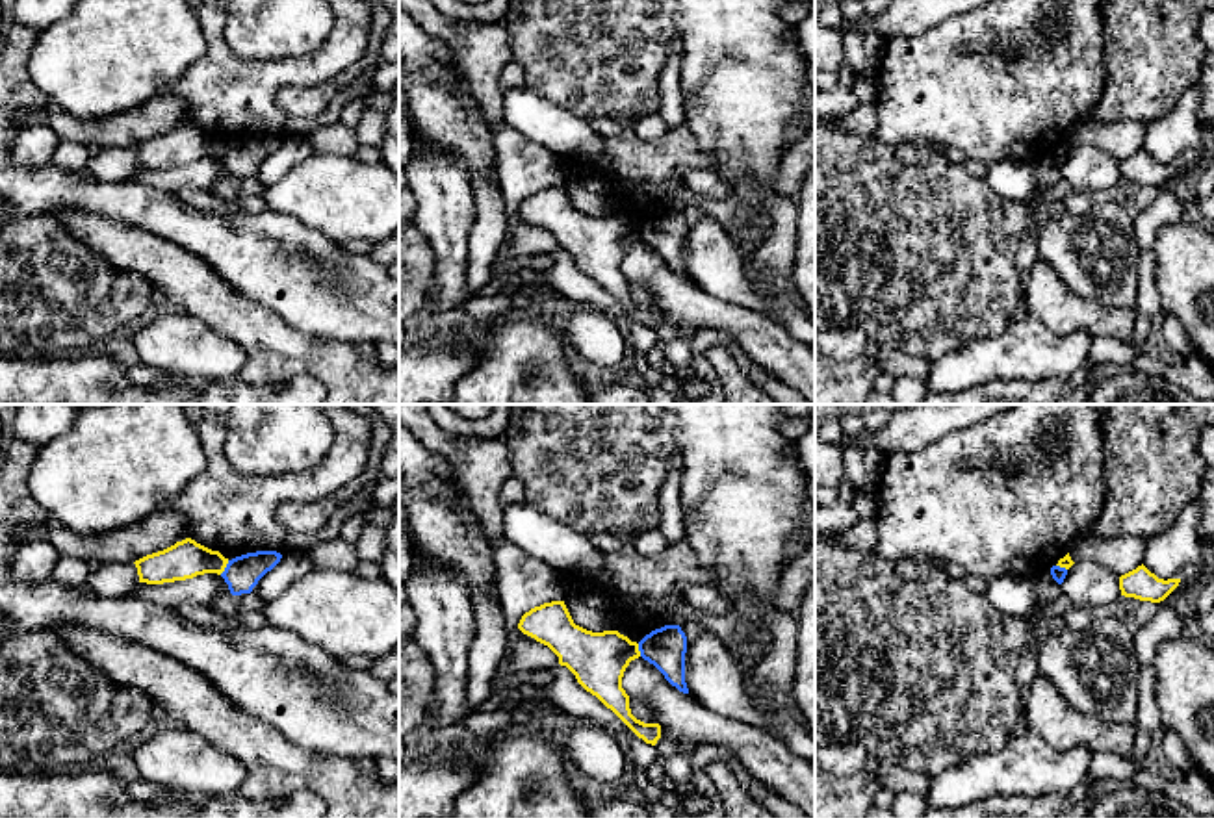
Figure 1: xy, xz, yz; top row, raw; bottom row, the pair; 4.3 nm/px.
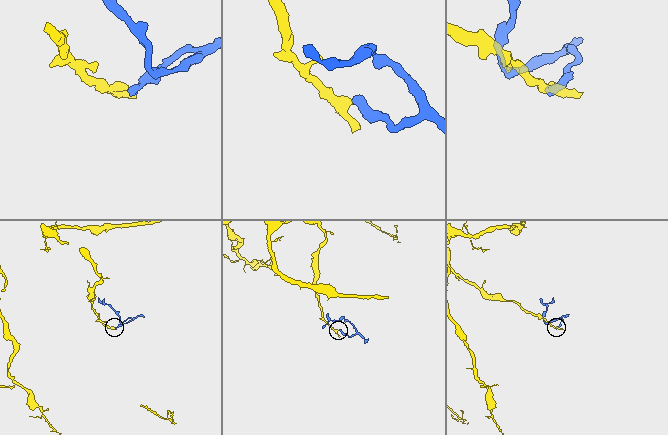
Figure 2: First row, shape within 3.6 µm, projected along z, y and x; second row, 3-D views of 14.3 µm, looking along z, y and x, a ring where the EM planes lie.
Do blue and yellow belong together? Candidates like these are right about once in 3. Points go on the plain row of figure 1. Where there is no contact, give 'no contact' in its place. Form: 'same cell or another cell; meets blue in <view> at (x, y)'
another cell; meets blue in xy at (225, 153)

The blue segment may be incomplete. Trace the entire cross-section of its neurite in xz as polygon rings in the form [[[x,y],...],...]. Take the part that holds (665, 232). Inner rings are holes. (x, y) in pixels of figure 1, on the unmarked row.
[[[665,210],[652,215],[639,226],[639,236],[672,271],[689,278],[685,267],[687,221],[679,210]]]

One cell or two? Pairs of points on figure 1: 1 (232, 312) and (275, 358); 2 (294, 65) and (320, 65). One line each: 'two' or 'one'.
1: one
2: one

